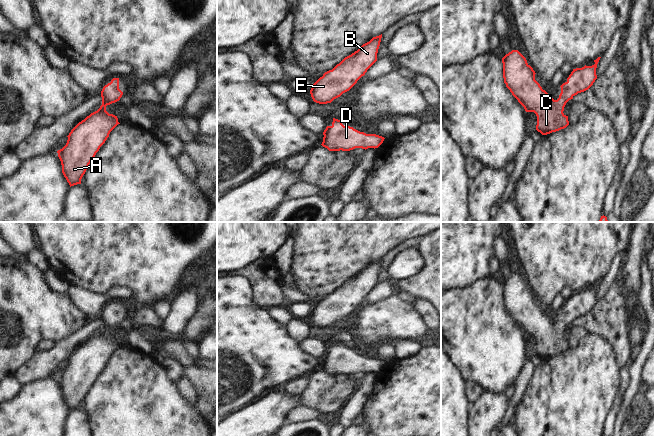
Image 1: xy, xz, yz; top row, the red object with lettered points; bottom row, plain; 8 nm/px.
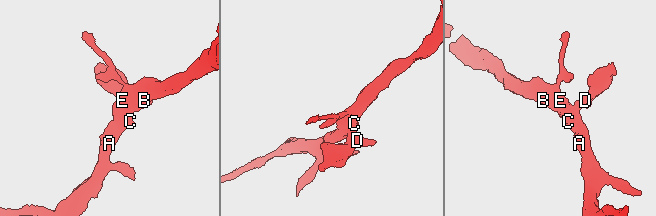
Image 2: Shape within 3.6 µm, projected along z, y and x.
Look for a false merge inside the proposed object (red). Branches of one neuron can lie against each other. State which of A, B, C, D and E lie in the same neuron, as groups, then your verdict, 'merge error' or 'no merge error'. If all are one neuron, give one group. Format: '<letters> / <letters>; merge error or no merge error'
A B C D E; no merge error

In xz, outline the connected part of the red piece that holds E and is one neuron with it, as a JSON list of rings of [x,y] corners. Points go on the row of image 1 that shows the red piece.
[[[382,34],[373,37],[357,51],[345,57],[332,70],[323,74],[310,90],[314,102],[331,103],[343,93],[349,91],[367,70],[377,61],[377,53]]]

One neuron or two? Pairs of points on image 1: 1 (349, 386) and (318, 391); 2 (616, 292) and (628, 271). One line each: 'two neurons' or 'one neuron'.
1: one neuron
2: two neurons

